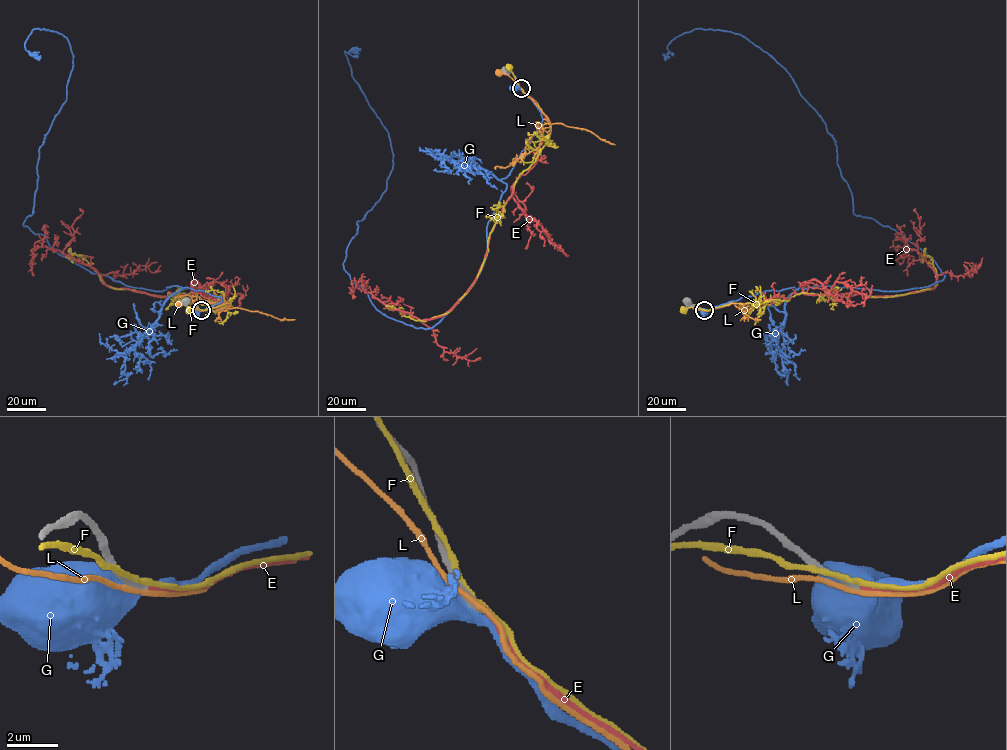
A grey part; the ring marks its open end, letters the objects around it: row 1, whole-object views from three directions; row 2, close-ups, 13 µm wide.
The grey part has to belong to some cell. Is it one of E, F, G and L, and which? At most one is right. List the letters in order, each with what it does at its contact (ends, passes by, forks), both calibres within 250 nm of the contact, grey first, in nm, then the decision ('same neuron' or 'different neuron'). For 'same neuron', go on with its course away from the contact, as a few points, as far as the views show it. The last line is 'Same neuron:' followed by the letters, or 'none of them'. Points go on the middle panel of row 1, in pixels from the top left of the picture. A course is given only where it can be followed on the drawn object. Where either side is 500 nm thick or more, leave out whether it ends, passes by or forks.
E: it ends; calibres 280 and 190 nm; same neuron; course (521, 88), (550, 129), (537, 162), (513, 185), (469, 290), (442, 315), (423, 320), (367, 291), (353, 291)
F: it passes by; calibres 240 and 180 nm; different neuron
G: calibres 340 and 600 nm; different neuron
L: it passes by; calibres 340 and 180 nm; different neuron
Same neuron: E

